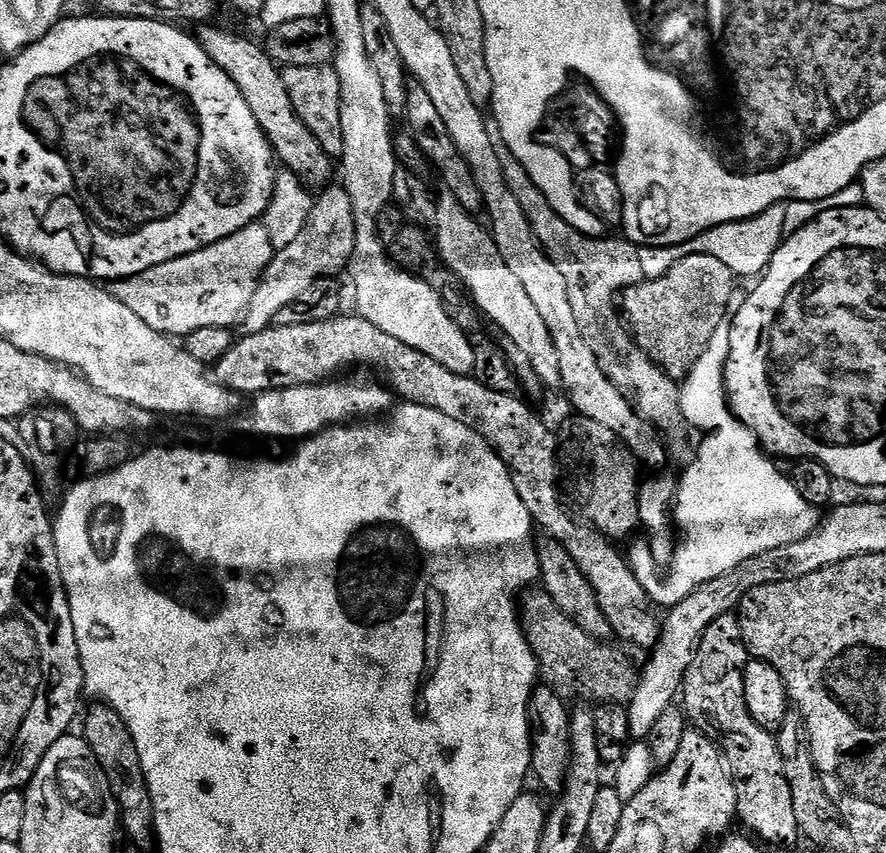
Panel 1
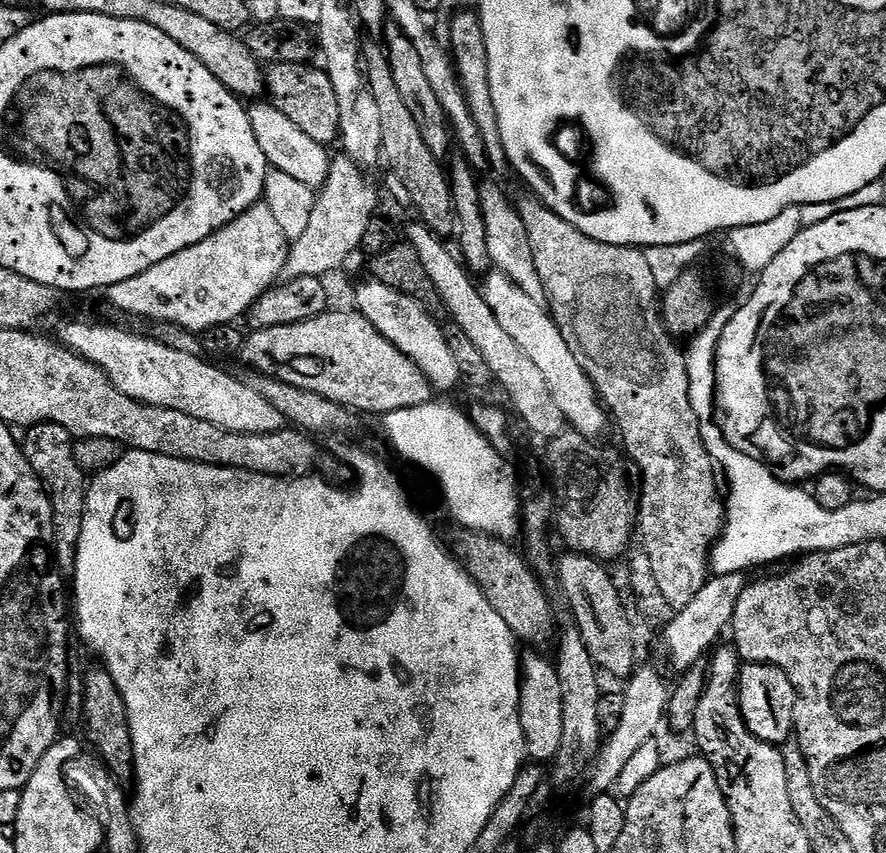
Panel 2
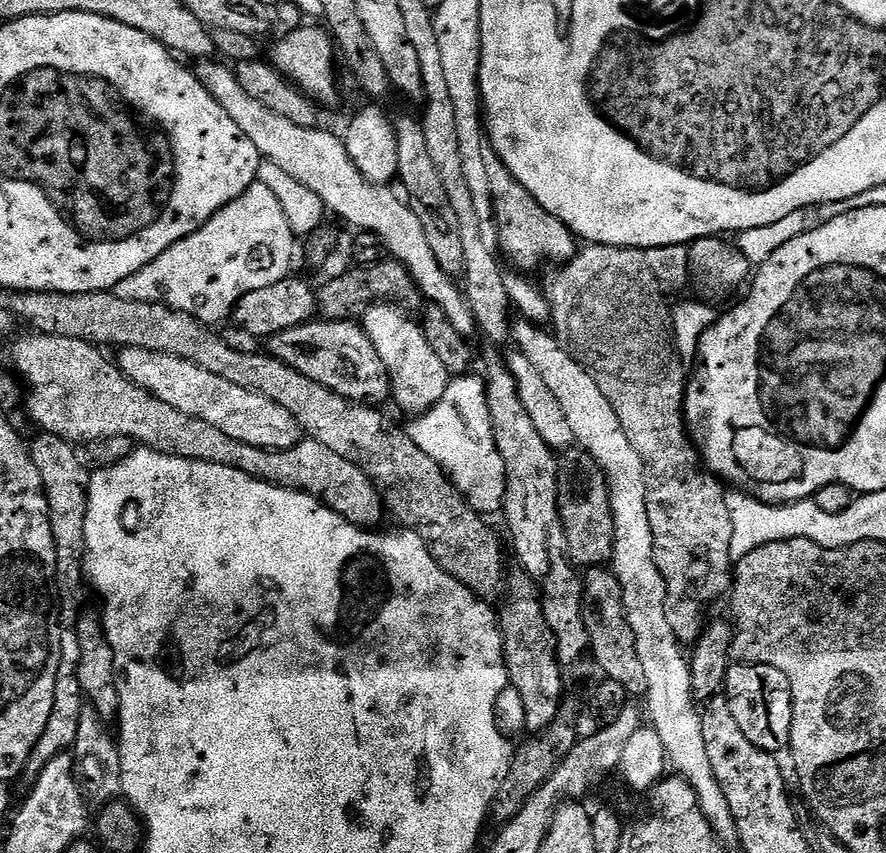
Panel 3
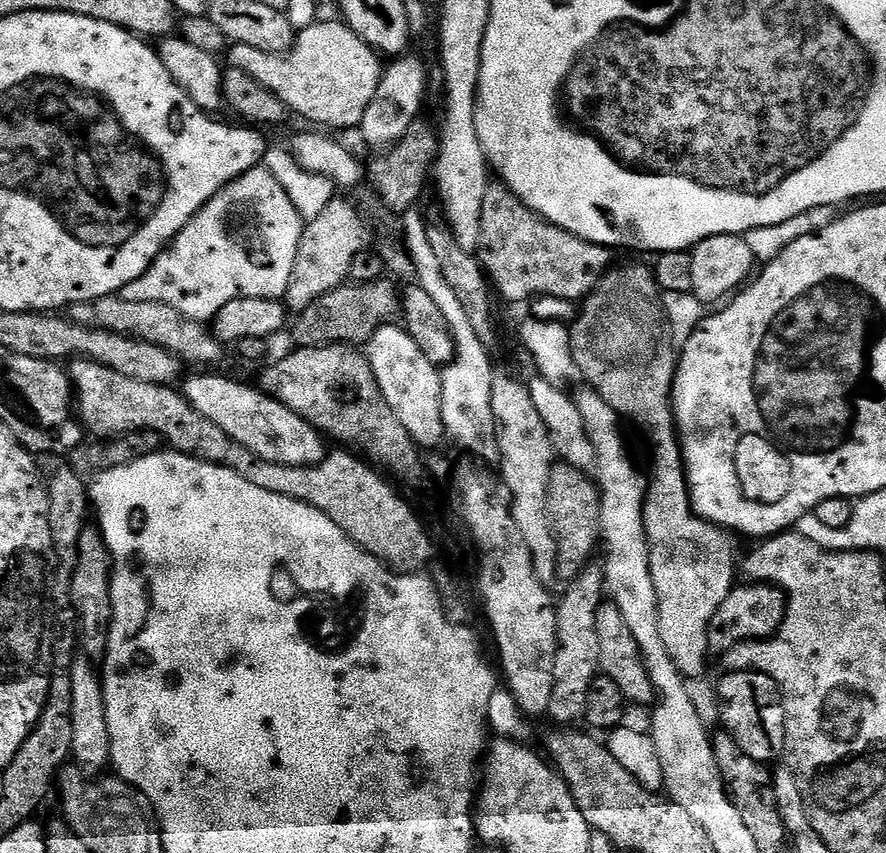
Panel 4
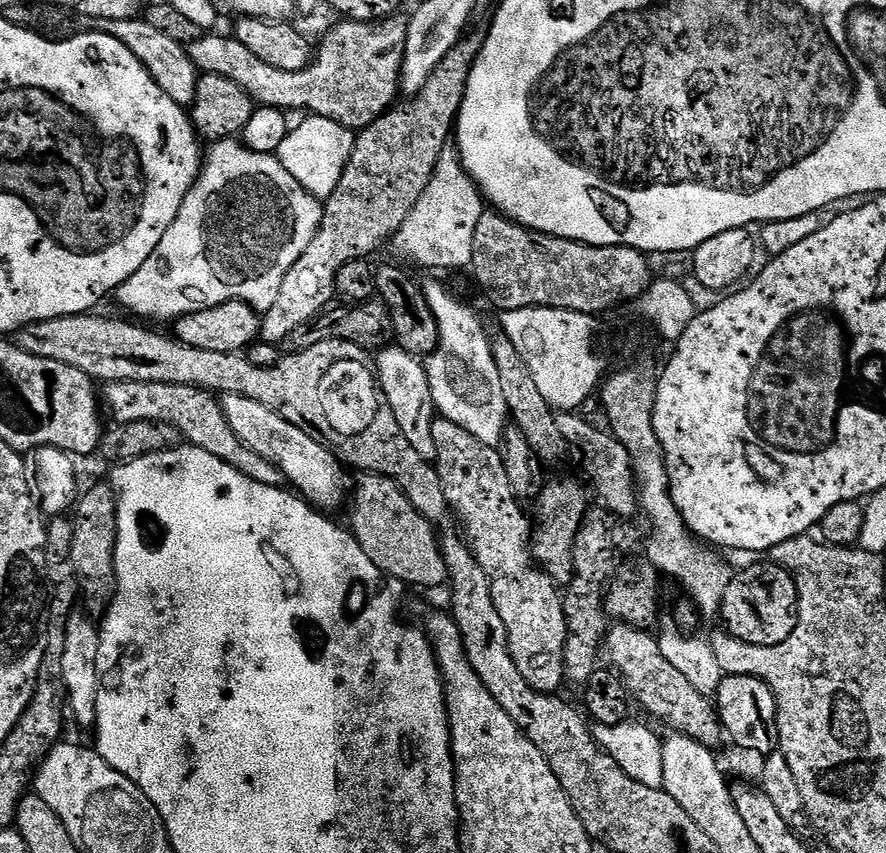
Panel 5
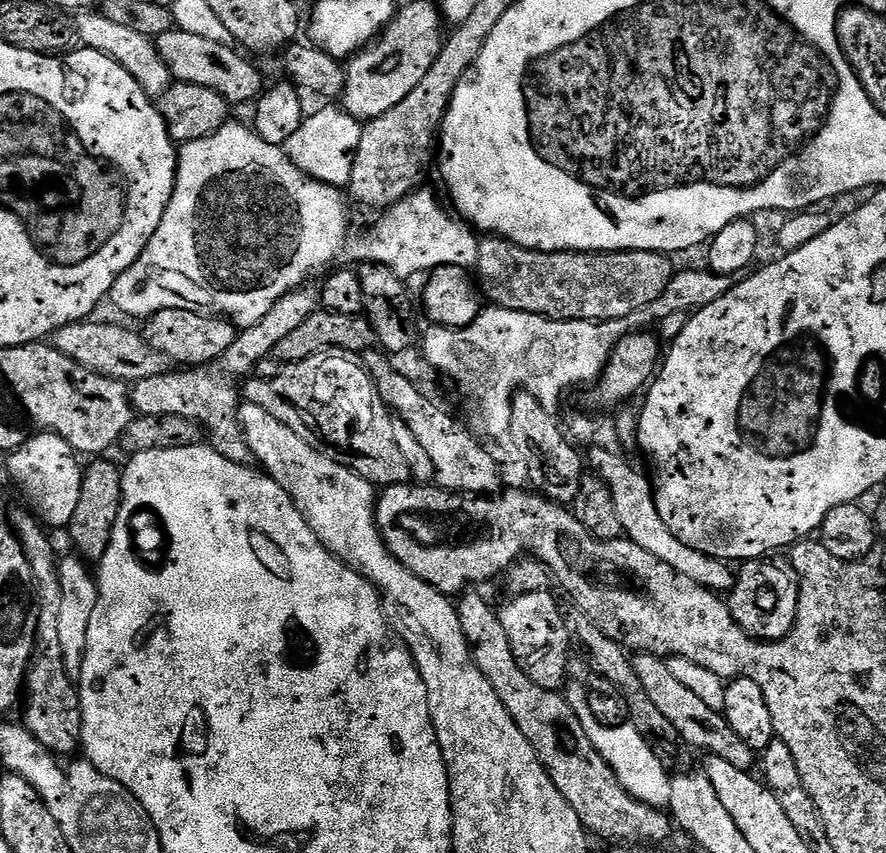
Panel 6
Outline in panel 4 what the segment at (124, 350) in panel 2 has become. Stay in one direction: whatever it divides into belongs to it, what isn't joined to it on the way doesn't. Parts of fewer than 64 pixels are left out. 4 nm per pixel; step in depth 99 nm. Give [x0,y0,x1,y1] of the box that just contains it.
[182,370,326,466]

